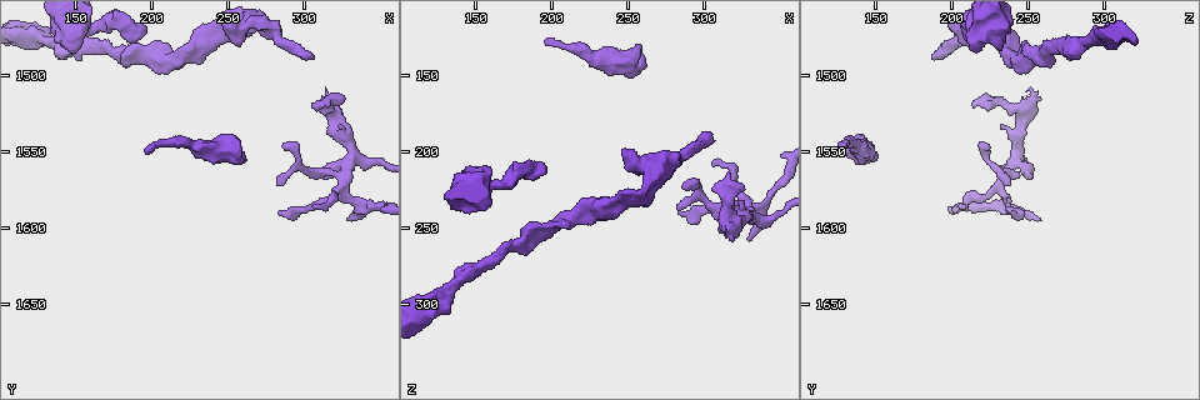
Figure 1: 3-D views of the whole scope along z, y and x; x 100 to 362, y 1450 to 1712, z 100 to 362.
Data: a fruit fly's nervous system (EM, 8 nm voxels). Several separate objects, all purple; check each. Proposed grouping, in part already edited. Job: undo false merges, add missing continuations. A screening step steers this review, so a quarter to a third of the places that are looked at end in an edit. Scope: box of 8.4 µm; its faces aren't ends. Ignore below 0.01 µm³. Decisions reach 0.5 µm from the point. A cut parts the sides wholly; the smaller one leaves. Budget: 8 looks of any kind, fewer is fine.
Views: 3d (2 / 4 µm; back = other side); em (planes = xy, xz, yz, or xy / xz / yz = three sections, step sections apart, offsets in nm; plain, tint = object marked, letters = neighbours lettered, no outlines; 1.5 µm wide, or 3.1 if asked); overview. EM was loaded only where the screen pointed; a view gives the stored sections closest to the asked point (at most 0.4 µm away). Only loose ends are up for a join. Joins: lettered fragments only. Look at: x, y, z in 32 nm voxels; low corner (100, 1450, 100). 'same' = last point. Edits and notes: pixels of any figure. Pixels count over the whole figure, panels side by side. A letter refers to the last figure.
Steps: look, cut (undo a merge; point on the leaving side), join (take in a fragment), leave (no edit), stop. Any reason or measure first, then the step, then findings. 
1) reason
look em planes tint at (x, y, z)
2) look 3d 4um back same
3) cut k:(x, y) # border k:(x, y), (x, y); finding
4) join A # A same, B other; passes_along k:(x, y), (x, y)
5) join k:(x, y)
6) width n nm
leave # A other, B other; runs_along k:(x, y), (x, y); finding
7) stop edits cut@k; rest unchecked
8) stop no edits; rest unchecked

thin end
look 3d 4um at (304, 1586, 210)

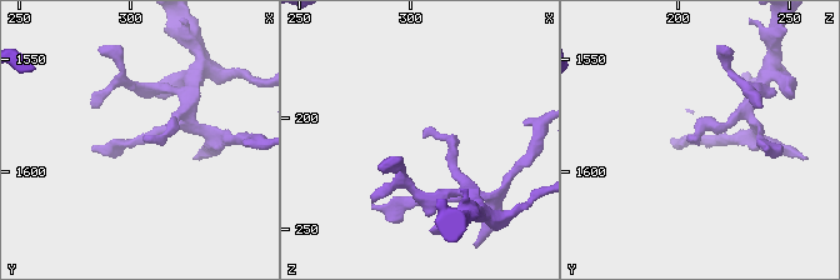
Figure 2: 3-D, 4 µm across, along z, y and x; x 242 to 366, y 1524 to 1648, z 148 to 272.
need the tissue
look em planes plain at (304, 1587, 208)

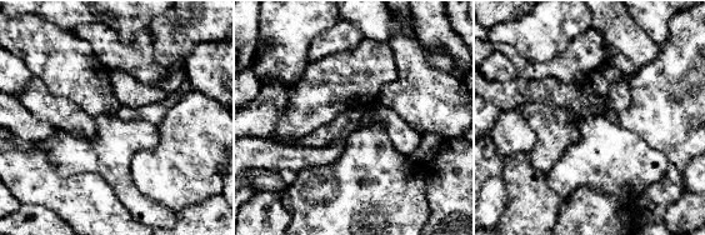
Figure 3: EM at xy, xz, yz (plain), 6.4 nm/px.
look em planes letters same

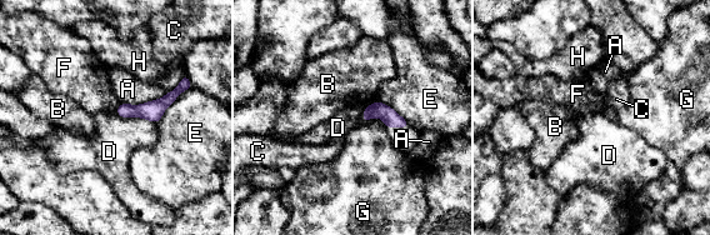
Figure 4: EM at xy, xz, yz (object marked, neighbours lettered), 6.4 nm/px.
leave # A other, B other, C other, D other, E other, F other, G other, H other; runs_along 4:(180, 88), (154, 110), (120, 111); none of them fits

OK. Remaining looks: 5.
branch stops here
look em xz step 8 tint at (306, 1488, 188)

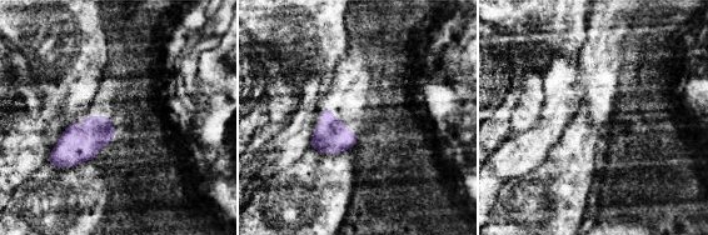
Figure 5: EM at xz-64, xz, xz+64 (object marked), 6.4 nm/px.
cut it another way
look em planes letters same

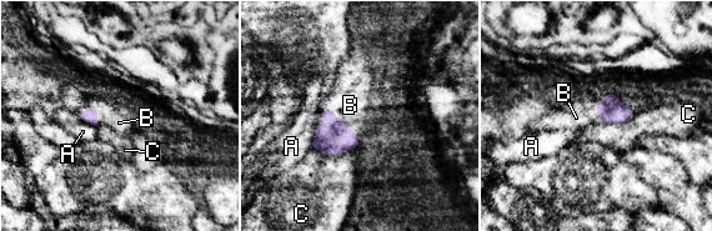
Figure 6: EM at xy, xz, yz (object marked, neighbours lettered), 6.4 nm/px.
join B # A other, B same, C other; passes_along 6:(335, 137), (344, 122), (350, 105); the neuron continues

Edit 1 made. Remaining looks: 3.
stop edits join@6; rest unchecked

